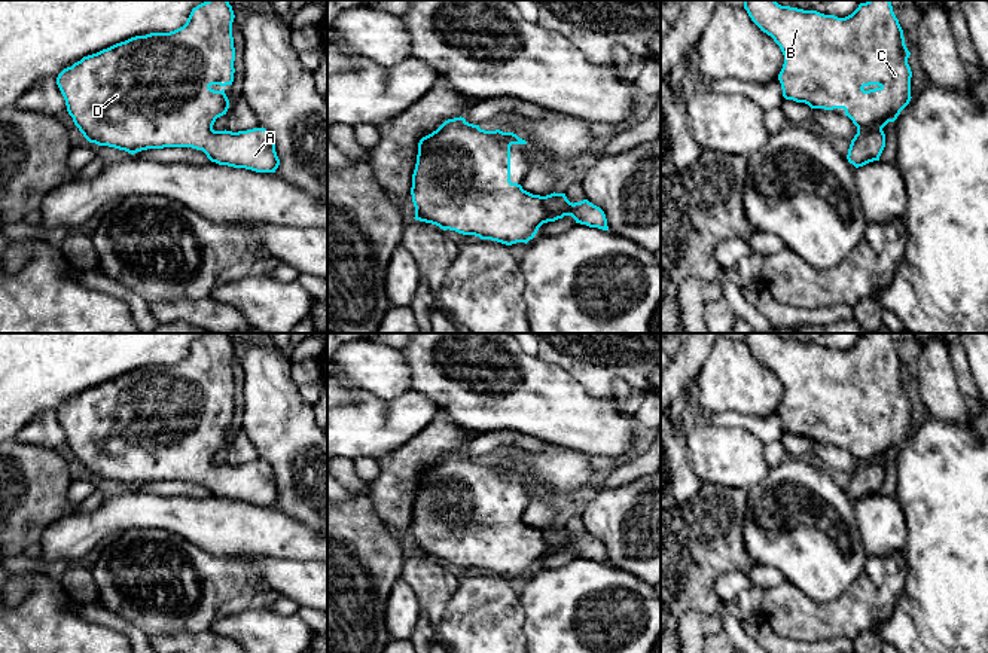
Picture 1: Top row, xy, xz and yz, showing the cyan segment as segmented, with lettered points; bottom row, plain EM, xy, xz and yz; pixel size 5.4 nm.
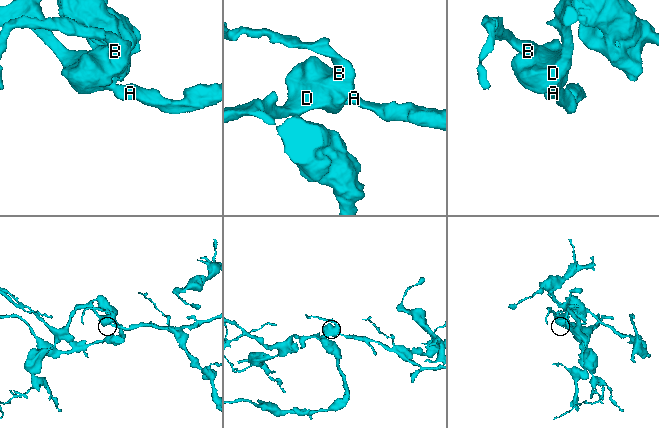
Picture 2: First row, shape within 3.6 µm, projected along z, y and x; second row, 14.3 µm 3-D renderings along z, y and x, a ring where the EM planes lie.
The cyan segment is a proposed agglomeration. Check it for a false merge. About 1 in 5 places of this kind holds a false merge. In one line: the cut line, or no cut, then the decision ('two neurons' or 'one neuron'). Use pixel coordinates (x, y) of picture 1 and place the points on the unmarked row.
no cut; one neuron

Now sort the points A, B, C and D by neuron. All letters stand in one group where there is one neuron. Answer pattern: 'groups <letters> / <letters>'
groups A B C D

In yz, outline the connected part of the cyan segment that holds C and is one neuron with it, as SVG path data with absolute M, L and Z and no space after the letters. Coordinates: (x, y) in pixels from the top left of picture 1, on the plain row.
M744 333L751 354L780 379L784 397L778 408L783 430L811 442L844 442L857 460L847 492L856 501L879 494L885 480L882 461L911 434L911 385L890 333L867 333L845 351L781 339L775 333Z

